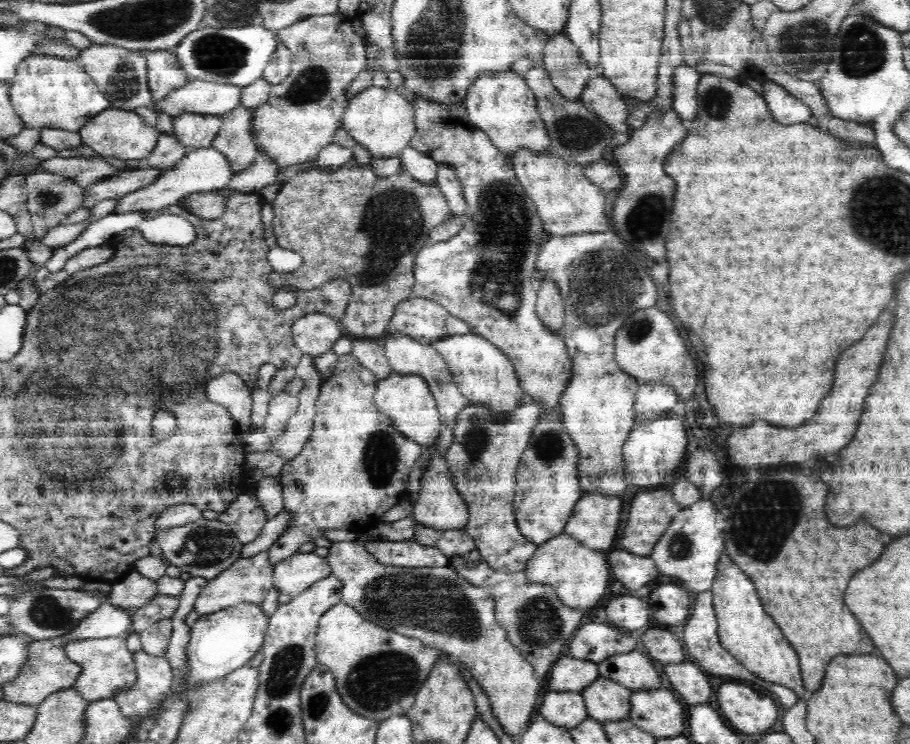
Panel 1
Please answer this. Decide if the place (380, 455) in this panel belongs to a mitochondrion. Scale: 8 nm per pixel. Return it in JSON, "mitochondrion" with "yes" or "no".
{"mitochondrion":"yes"}

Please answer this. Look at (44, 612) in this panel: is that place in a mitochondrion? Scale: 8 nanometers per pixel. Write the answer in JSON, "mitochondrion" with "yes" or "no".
{"mitochondrion":"yes"}

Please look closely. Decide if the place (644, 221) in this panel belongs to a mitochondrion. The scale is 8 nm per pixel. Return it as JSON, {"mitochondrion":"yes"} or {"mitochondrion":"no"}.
{"mitochondrion":"yes"}

